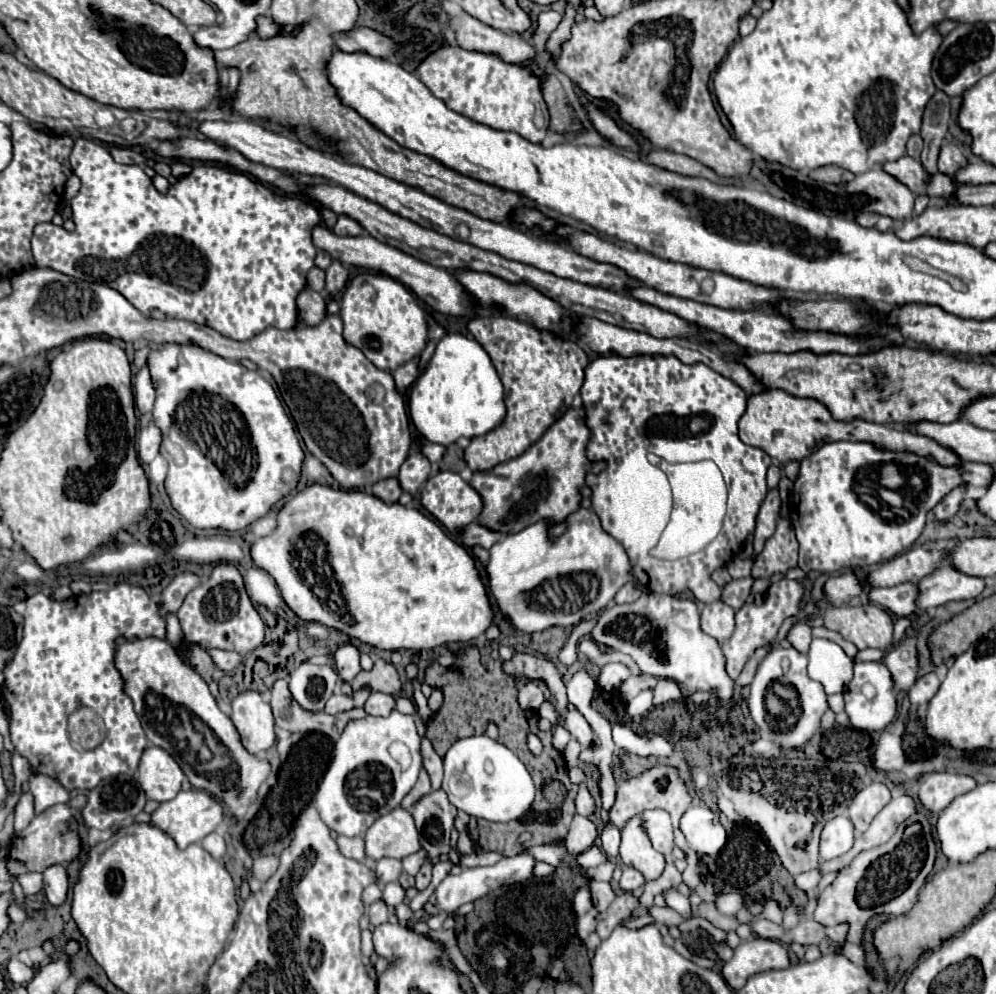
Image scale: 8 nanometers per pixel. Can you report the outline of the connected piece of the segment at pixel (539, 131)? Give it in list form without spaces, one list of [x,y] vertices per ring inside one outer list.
[[[445,45],[417,67],[417,75],[435,97],[445,101],[449,109],[469,117],[471,121],[485,123],[501,131],[513,131],[525,139],[539,139],[539,143],[547,135],[549,113],[539,89],[539,79],[525,67],[509,65],[495,55]]]

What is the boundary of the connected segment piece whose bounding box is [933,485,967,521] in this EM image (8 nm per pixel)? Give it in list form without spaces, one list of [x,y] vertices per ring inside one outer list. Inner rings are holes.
[[[959,485],[959,489],[951,489],[951,493],[947,493],[947,497],[943,497],[943,501],[939,501],[939,505],[935,505],[935,509],[933,509],[935,517],[941,521],[953,517],[965,499],[965,493],[967,493],[967,485]]]

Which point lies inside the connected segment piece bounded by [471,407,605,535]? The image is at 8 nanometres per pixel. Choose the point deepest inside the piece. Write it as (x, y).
(543, 483)

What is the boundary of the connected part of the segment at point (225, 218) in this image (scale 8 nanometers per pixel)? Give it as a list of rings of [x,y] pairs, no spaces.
[[[79,137],[75,141],[75,147],[71,151],[71,169],[73,173],[81,179],[81,189],[73,197],[73,221],[75,221],[75,231],[65,231],[59,225],[53,223],[39,223],[33,229],[31,237],[31,251],[35,259],[35,267],[49,267],[59,273],[65,273],[69,277],[93,281],[93,283],[103,283],[115,291],[119,291],[139,313],[151,319],[185,319],[185,321],[195,321],[201,325],[207,325],[215,331],[219,331],[225,337],[237,339],[237,341],[247,341],[261,333],[265,327],[277,327],[277,329],[293,329],[297,323],[297,305],[295,297],[299,289],[305,287],[305,275],[313,267],[315,259],[315,245],[311,243],[311,229],[319,225],[319,213],[313,205],[309,205],[305,199],[299,197],[285,197],[285,195],[275,195],[269,187],[265,187],[259,181],[253,181],[245,173],[237,171],[227,171],[223,167],[215,165],[195,165],[189,175],[177,179],[177,183],[171,183],[167,193],[159,193],[151,179],[139,169],[137,165],[121,165],[115,163],[109,151],[101,143],[93,143],[91,139]]]

